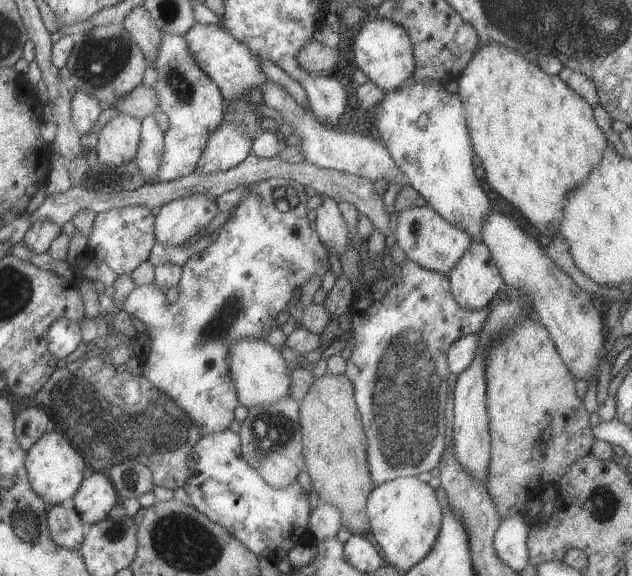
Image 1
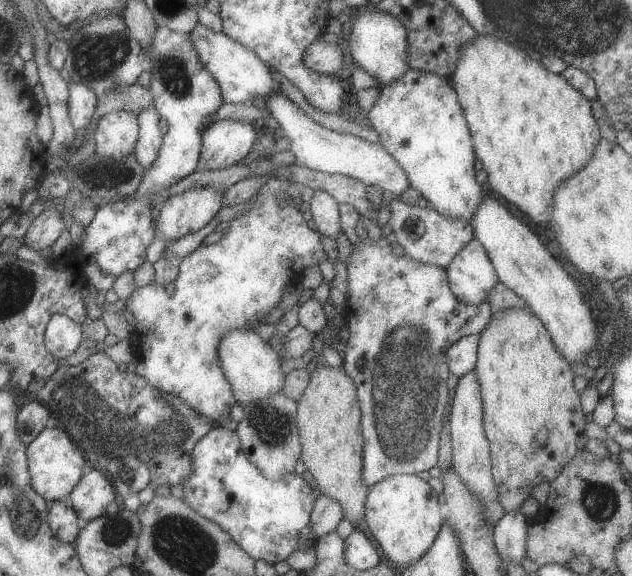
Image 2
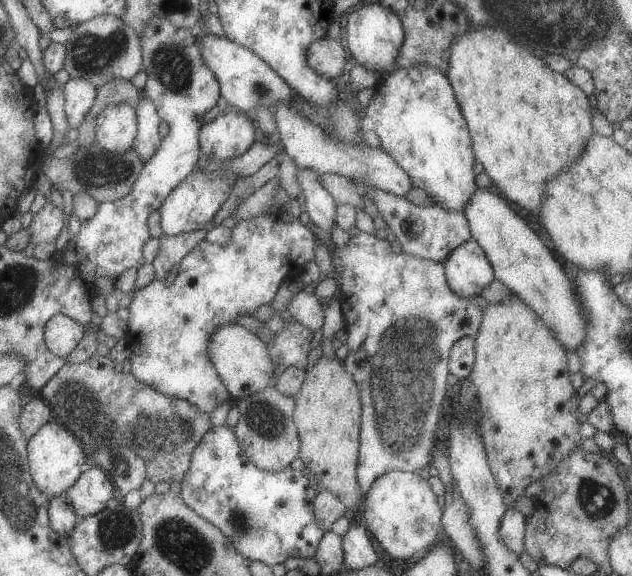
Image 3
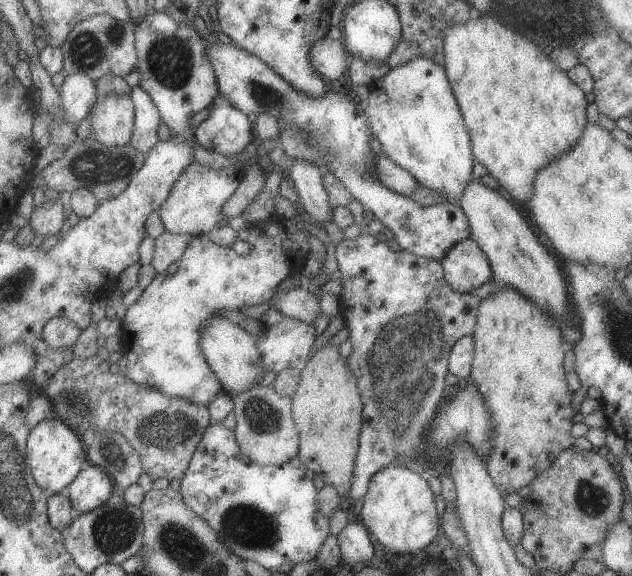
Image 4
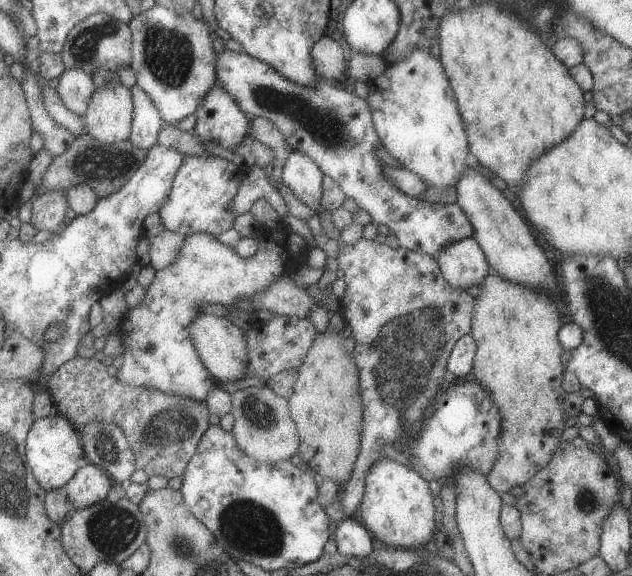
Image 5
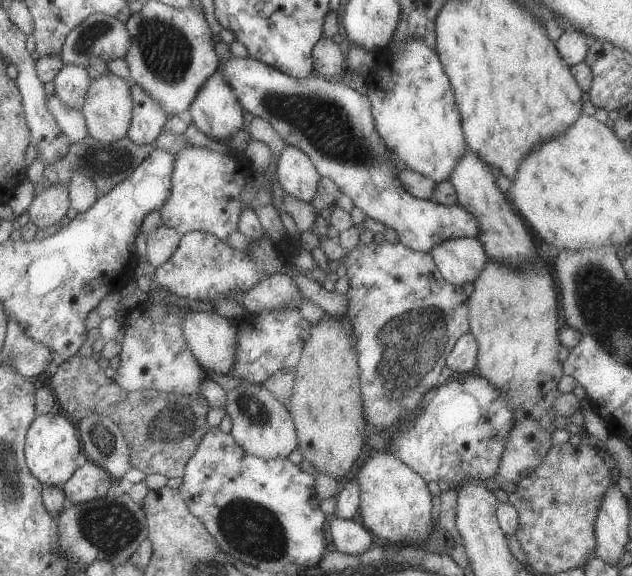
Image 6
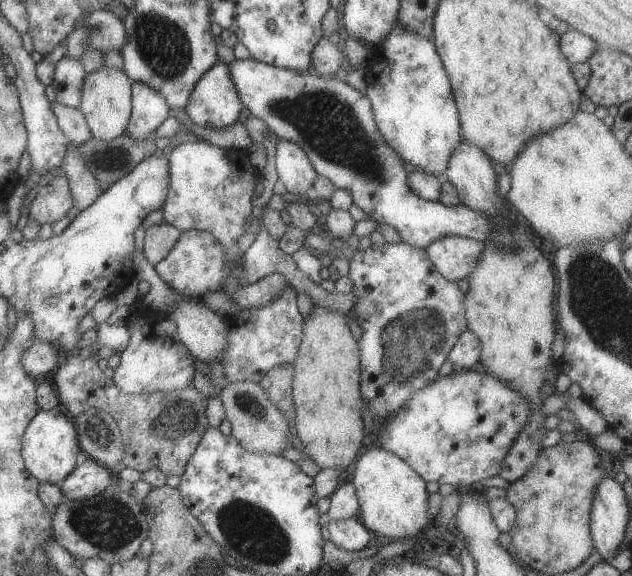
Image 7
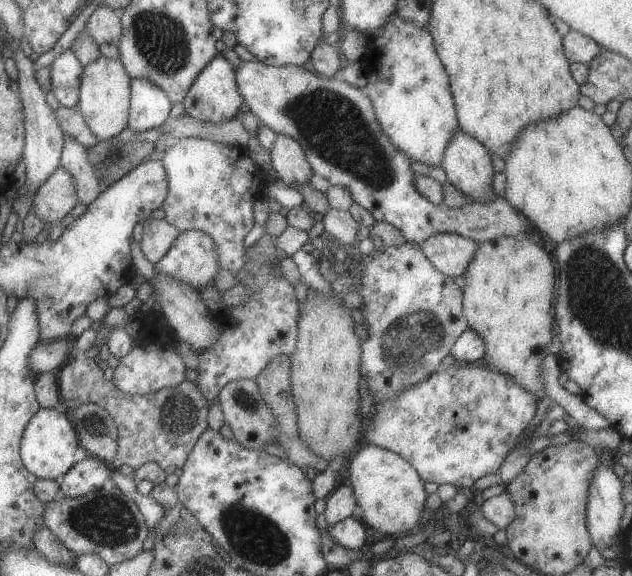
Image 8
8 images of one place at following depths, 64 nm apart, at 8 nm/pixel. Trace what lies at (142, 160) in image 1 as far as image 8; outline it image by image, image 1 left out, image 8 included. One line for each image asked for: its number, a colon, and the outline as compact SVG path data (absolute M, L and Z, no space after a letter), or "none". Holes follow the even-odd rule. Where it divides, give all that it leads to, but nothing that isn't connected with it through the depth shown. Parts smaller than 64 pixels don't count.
2: M147 106L145 110L141 110L137 114L137 122L139 122L139 134L133 146L133 154L141 166L141 170L147 170L153 160L157 158L157 152L163 144L161 132L159 132L159 114L155 112L153 106Z
3: M143 94L141 102L137 104L135 112L137 112L137 136L135 136L135 140L133 140L131 150L133 150L133 152L143 160L143 164L145 164L145 162L149 162L149 158L157 152L157 148L159 148L159 144L161 144L161 140L163 140L163 138L159 138L159 134L157 134L157 126L159 126L159 122L161 122L161 118L159 118L159 114L157 114L155 104L153 104L149 98L145 98L145 94Z
4: M139 86L131 90L131 102L135 106L135 130L131 136L131 146L139 150L141 154L147 154L155 148L157 140L157 128L163 122L159 116L159 110L155 108L149 94Z
5: M137 84L129 90L133 98L133 124L129 142L139 150L149 150L157 146L157 132L163 128L165 120L159 116L159 110L151 98Z
6: M131 84L131 98L133 98L133 118L127 132L127 138L139 146L155 144L155 138L163 130L165 122L169 120L161 108L141 86Z
7: M133 82L131 84L131 118L127 124L127 136L145 142L145 140L153 140L151 136L155 134L155 130L161 126L161 122L165 118L169 118L169 106L165 102L165 98L155 92L153 88L141 84L141 82Z
8: M131 80L131 110L127 128L133 132L145 132L161 128L167 122L167 114L173 102L167 94L149 80Z

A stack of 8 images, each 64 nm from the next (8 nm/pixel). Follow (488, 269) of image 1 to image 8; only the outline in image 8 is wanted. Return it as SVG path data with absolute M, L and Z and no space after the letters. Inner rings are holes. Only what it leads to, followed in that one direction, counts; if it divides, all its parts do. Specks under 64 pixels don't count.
M435 234L421 244L427 260L445 276L463 276L469 268L479 244L457 234Z

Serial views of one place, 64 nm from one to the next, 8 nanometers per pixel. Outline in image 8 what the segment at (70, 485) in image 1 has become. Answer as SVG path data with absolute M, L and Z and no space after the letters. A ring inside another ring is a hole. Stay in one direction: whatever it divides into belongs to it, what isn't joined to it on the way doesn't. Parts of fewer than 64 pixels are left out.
M37 410L35 416L25 426L25 432L21 436L21 462L23 462L25 470L29 470L33 476L37 476L37 480L51 480L53 482L53 480L61 478L63 474L67 474L73 464L77 464L73 460L77 446L79 446L79 438L77 438L75 426L71 424L71 418L67 414L57 412L57 410Z

